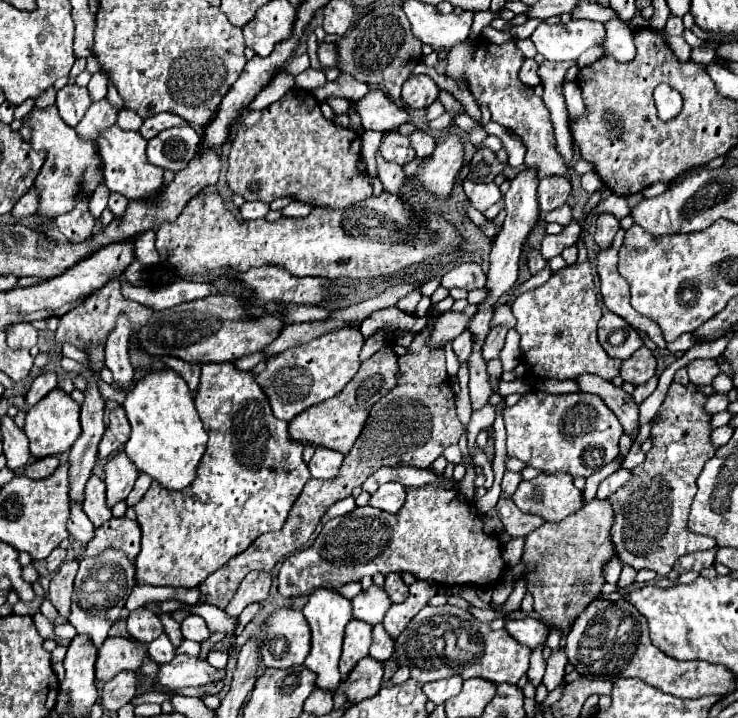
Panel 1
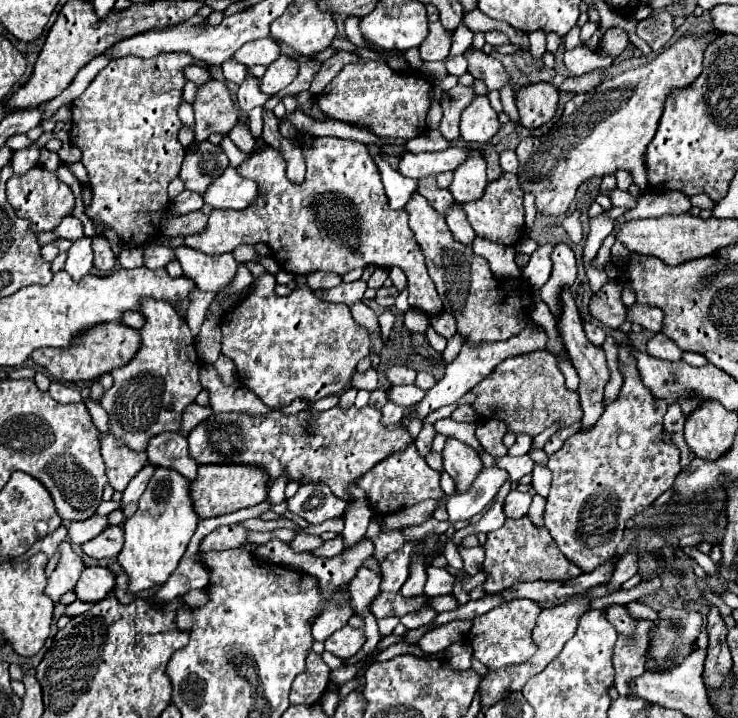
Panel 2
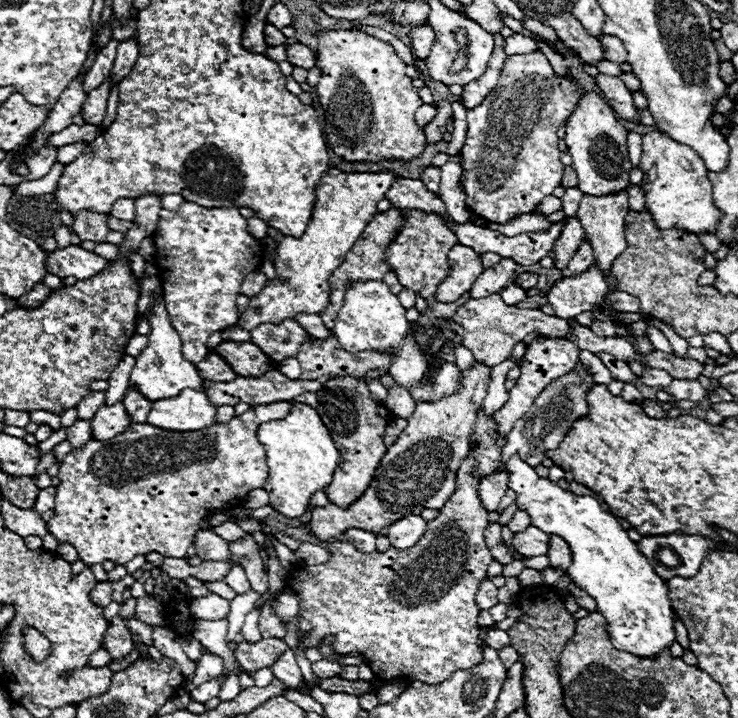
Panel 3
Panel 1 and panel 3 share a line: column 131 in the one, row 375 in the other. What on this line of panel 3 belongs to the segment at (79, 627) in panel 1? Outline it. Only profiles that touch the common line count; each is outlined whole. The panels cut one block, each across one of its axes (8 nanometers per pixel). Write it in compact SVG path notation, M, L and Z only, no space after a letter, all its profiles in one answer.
M578 362L578 366L574 370L570 370L570 374L558 376L554 378L554 382L546 384L546 388L538 394L538 398L534 400L534 404L530 406L530 410L514 424L512 432L508 434L508 444L502 448L502 462L506 464L514 454L518 454L528 466L538 466L544 458L546 458L546 450L554 450L560 446L562 438L568 434L568 430L572 428L572 424L588 414L588 402L582 402L582 394L586 394L590 390L590 386L594 386L594 378L592 374L586 372L584 364Z

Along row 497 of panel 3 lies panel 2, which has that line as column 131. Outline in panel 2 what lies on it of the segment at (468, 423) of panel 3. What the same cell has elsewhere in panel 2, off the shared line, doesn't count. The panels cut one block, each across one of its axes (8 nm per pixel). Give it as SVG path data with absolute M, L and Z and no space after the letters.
M146 298L140 310L146 318L142 334L142 346L134 360L118 370L112 370L114 384L104 392L100 406L108 412L108 432L122 440L132 452L144 452L150 438L162 432L180 432L182 412L196 400L202 390L200 368L194 338L184 318L170 306L170 302Z

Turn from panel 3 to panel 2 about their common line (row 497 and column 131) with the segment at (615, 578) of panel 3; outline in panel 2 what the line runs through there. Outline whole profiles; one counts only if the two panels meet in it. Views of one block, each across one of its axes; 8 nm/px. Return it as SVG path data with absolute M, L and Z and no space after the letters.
M156 466L146 492L138 500L136 514L124 524L126 542L118 554L118 562L130 578L132 594L148 590L154 584L164 584L168 580L184 556L188 542L196 532L196 524L198 514L190 496L190 480L172 468Z

